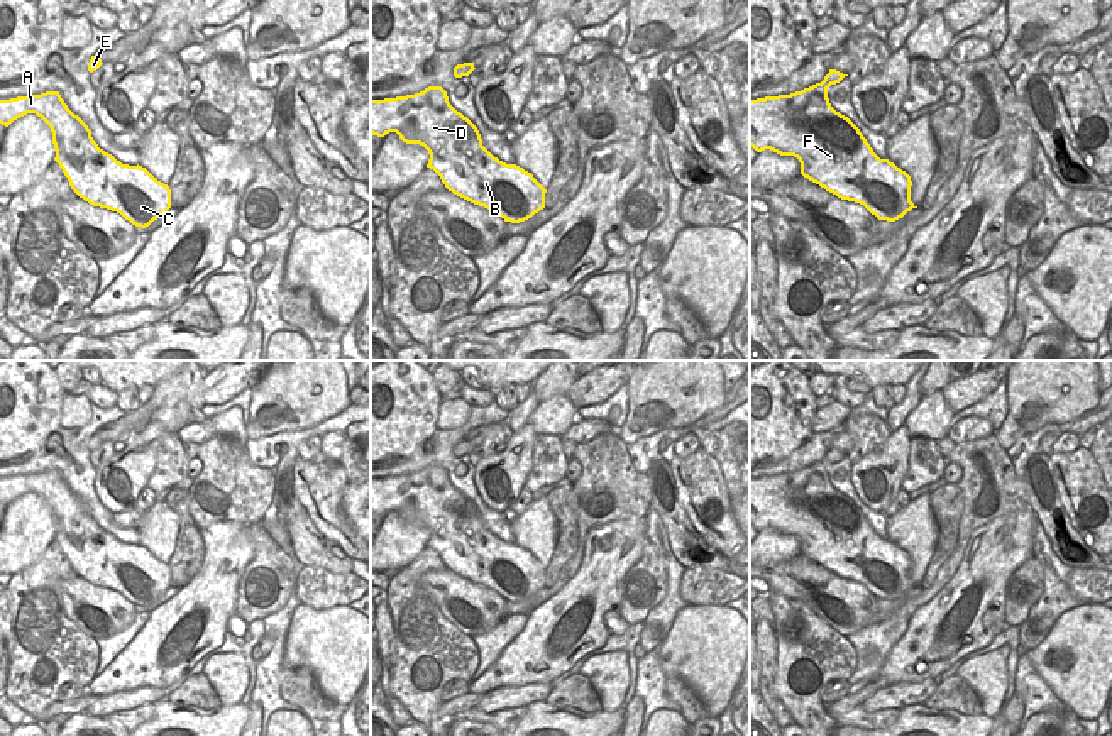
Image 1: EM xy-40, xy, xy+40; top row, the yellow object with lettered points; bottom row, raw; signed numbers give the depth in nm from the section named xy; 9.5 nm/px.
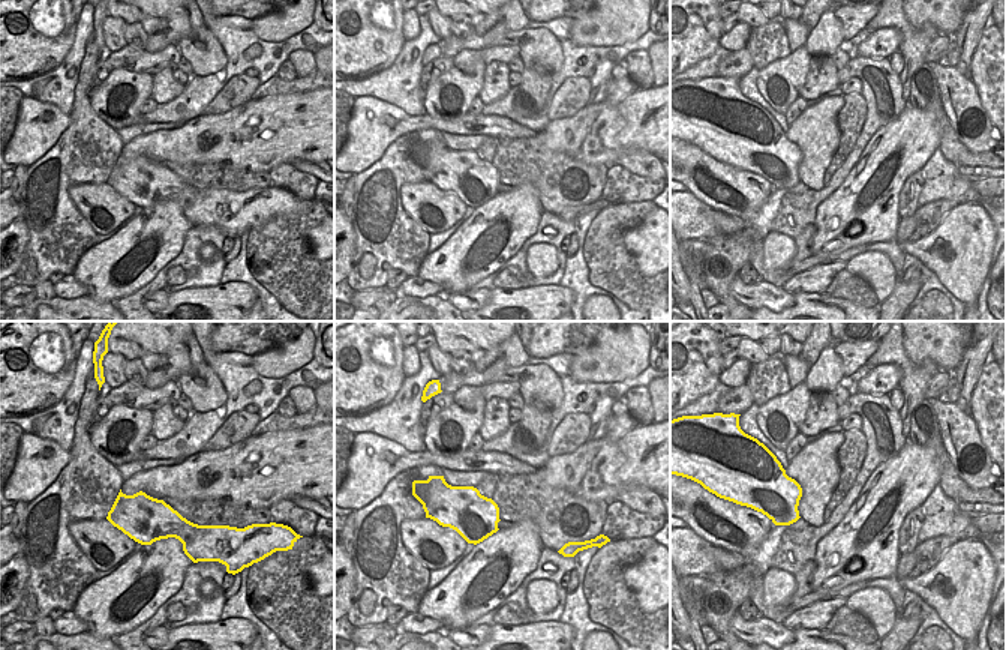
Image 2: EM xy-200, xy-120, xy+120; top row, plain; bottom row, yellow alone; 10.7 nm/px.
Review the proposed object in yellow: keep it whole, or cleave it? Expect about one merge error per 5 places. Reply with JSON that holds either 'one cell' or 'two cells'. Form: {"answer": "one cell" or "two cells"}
{"answer": "one cell"}

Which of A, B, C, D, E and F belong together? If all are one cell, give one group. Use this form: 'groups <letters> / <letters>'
groups A B C D E F

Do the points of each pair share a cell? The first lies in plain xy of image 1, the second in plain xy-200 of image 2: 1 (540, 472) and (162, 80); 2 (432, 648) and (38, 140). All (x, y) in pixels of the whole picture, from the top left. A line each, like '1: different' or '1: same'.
1: same
2: different

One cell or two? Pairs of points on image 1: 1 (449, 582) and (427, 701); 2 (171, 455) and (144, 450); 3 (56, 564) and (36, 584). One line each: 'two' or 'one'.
1: two
2: two
3: one

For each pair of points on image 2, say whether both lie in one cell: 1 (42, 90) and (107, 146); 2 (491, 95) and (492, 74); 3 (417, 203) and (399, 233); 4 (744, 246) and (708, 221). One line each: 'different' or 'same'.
1: different
2: same
3: different
4: different

